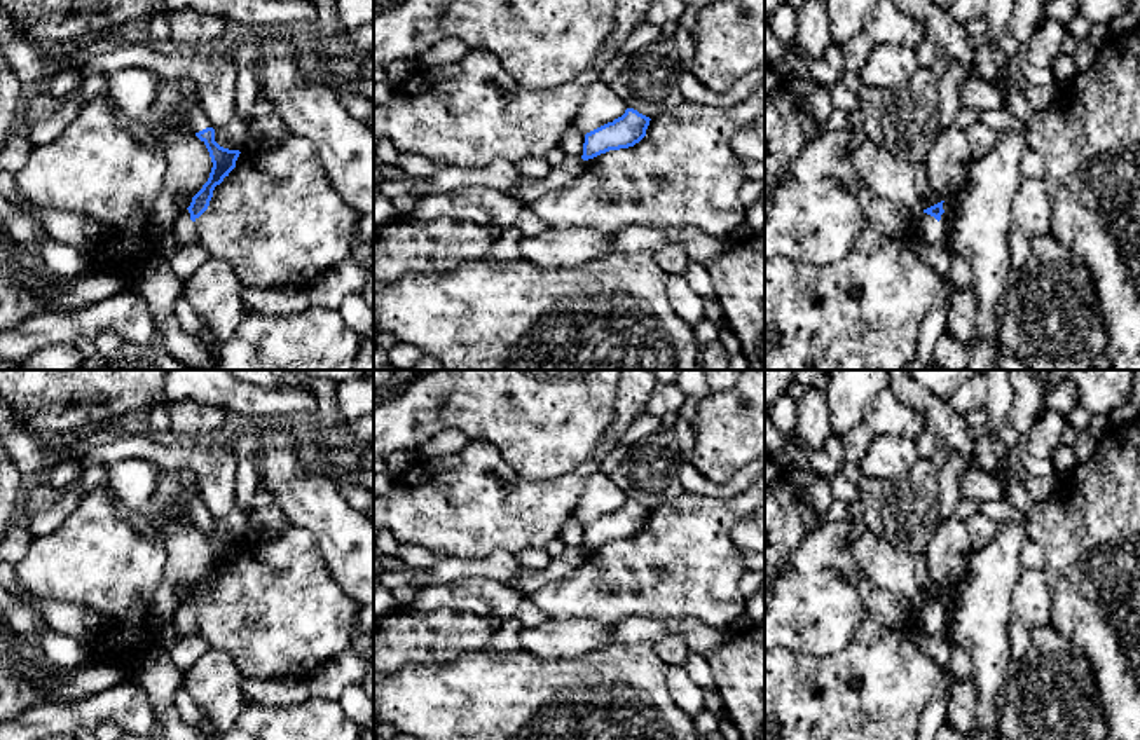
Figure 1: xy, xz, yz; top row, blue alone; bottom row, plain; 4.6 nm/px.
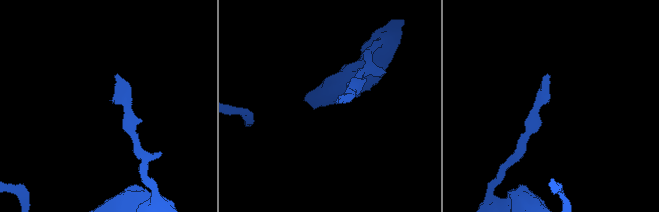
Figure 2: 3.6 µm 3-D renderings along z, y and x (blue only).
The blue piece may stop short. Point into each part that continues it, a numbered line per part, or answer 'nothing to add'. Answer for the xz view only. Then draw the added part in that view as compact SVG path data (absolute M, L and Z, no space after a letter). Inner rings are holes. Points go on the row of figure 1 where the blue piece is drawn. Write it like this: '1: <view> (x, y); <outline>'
nothing to add

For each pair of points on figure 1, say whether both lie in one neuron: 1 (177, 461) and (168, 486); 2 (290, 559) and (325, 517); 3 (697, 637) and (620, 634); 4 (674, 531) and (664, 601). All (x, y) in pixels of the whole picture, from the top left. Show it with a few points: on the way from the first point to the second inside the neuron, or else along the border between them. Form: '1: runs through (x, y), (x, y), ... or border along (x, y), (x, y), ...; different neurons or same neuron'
1: border along (159, 466), (175, 470); different neurons
2: border along (292, 524), (302, 526), (313, 536), (327, 571); different neurons
3: runs through (678, 627), (639, 629); same neuron
4: runs through (676, 548), (676, 573), (666, 583); same neuron

